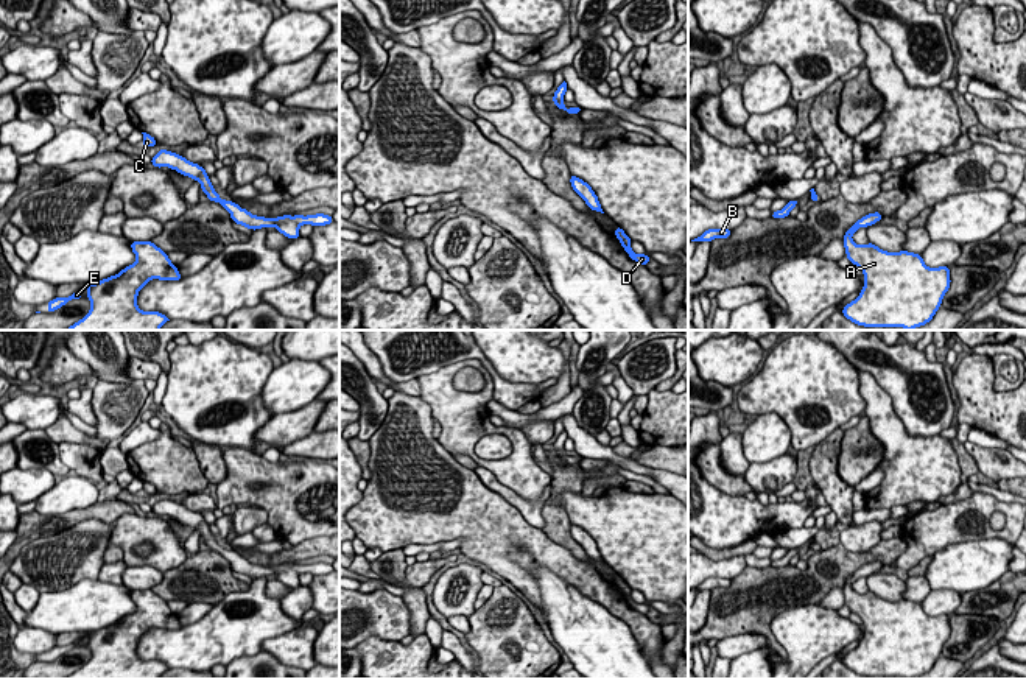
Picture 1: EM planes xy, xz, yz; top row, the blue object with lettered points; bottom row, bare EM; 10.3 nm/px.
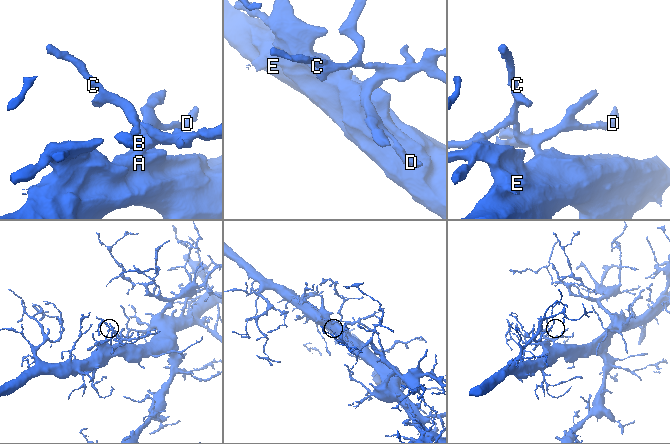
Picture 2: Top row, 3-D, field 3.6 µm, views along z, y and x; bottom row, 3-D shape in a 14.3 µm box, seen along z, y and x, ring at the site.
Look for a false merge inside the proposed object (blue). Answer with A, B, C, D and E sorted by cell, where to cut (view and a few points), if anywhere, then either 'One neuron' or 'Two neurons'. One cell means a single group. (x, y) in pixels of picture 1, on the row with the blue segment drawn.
Groups: A B C D E. No split. One neuron

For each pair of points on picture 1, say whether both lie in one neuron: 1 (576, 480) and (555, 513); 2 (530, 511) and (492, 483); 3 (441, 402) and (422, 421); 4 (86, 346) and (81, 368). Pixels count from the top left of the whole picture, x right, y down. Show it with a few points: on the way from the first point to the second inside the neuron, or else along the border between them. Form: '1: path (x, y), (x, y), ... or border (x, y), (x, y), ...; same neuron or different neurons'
1: path (565, 481), (553, 494), (553, 502); same neuron
2: path (520, 505), (502, 491); same neuron
3: border (419, 396), (430, 407), (435, 419); different neurons
4: border (67, 346), (97, 376); different neurons

